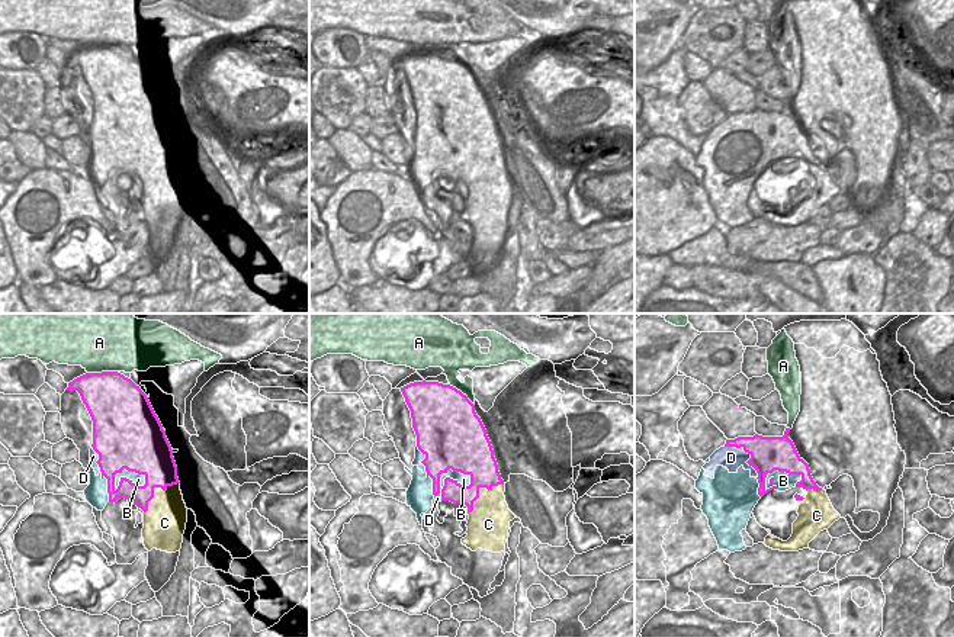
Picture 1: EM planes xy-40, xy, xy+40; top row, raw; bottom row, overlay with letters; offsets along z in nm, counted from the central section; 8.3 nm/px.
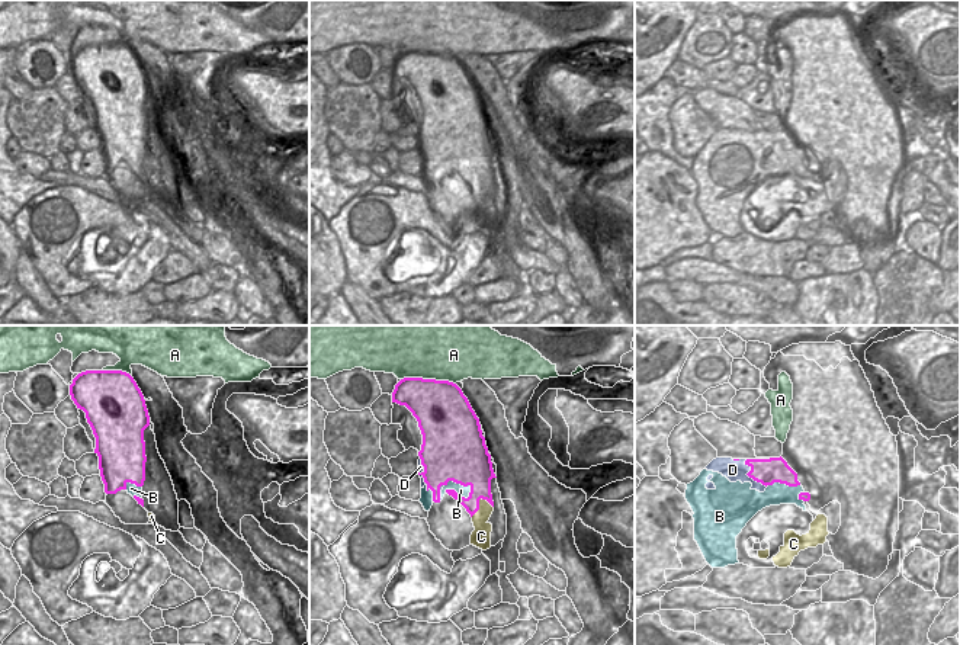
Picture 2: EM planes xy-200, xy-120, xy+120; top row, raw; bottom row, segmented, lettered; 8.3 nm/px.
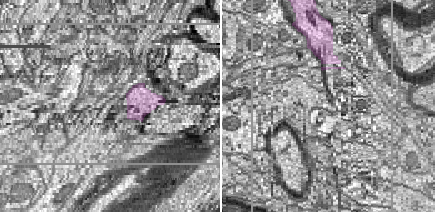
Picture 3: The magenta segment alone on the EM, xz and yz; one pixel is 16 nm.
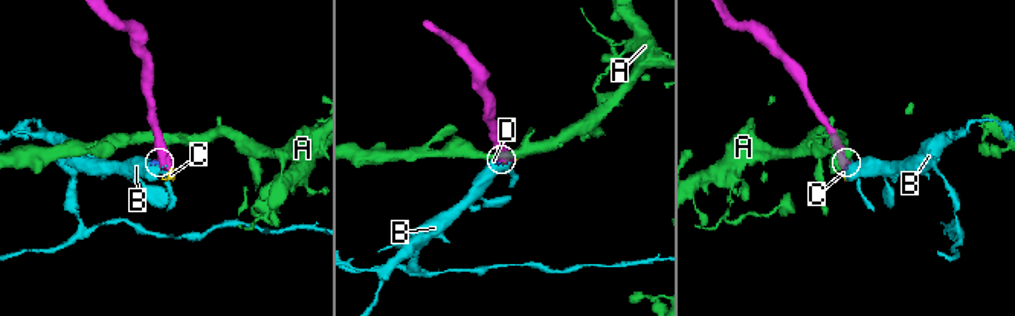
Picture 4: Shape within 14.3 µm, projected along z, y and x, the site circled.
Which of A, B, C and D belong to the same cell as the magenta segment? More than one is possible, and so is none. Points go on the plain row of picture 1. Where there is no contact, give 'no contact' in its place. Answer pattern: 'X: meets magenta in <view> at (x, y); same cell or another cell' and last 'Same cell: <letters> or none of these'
A: meets magenta in xy-40 at (102, 47); another cell
B: meets magenta in xy-40 at (132, 158); another cell
C: meets magenta in xy-40 at (153, 164); another cell
D: meets magenta in xy+40 at (748, 128); another cell
Same cell: none of these

